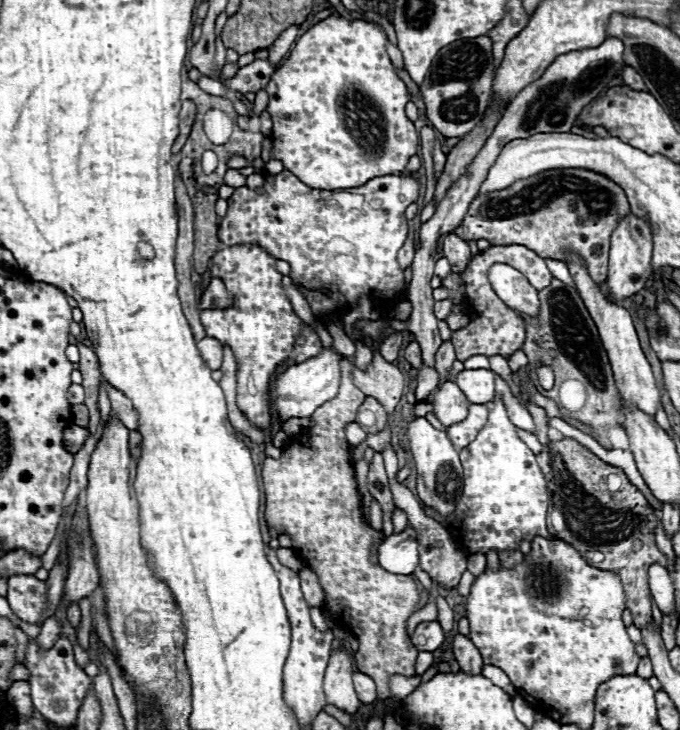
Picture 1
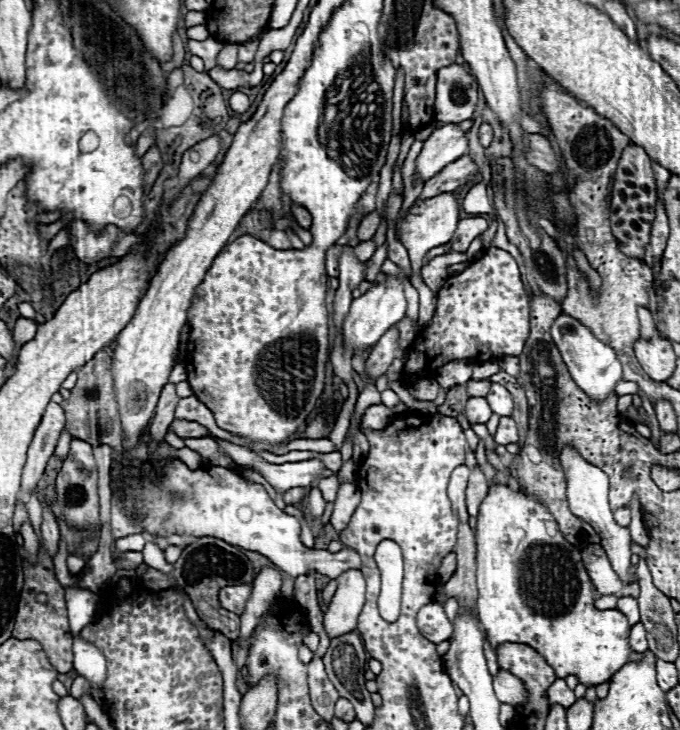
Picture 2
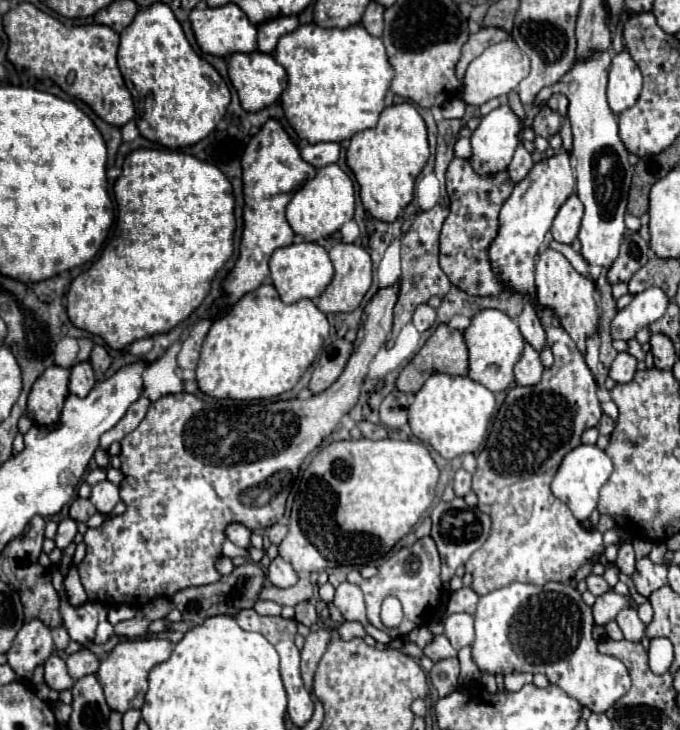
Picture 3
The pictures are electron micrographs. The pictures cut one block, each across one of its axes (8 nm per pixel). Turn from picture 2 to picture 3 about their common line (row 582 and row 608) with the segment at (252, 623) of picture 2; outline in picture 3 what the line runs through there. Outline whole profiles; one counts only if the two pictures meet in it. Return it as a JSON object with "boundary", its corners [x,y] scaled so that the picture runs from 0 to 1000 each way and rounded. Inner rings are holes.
{"boundary":[[[379,822],[379,825],[374,827],[374,836],[376,836],[379,841],[385,841],[385,844],[409,844],[415,833],[412,833],[406,825],[397,825],[397,822]]]}

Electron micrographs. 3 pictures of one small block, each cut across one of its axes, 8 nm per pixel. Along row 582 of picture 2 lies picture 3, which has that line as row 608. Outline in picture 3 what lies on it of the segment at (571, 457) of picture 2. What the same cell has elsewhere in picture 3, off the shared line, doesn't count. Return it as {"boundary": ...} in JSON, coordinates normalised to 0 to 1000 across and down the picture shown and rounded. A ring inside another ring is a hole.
{"boundary":[[[918,833],[918,836],[906,844],[906,852],[909,852],[912,863],[918,866],[918,874],[921,874],[921,877],[926,877],[926,879],[941,879],[941,877],[944,877],[947,863],[950,863],[950,855],[938,847],[935,836]]]}

